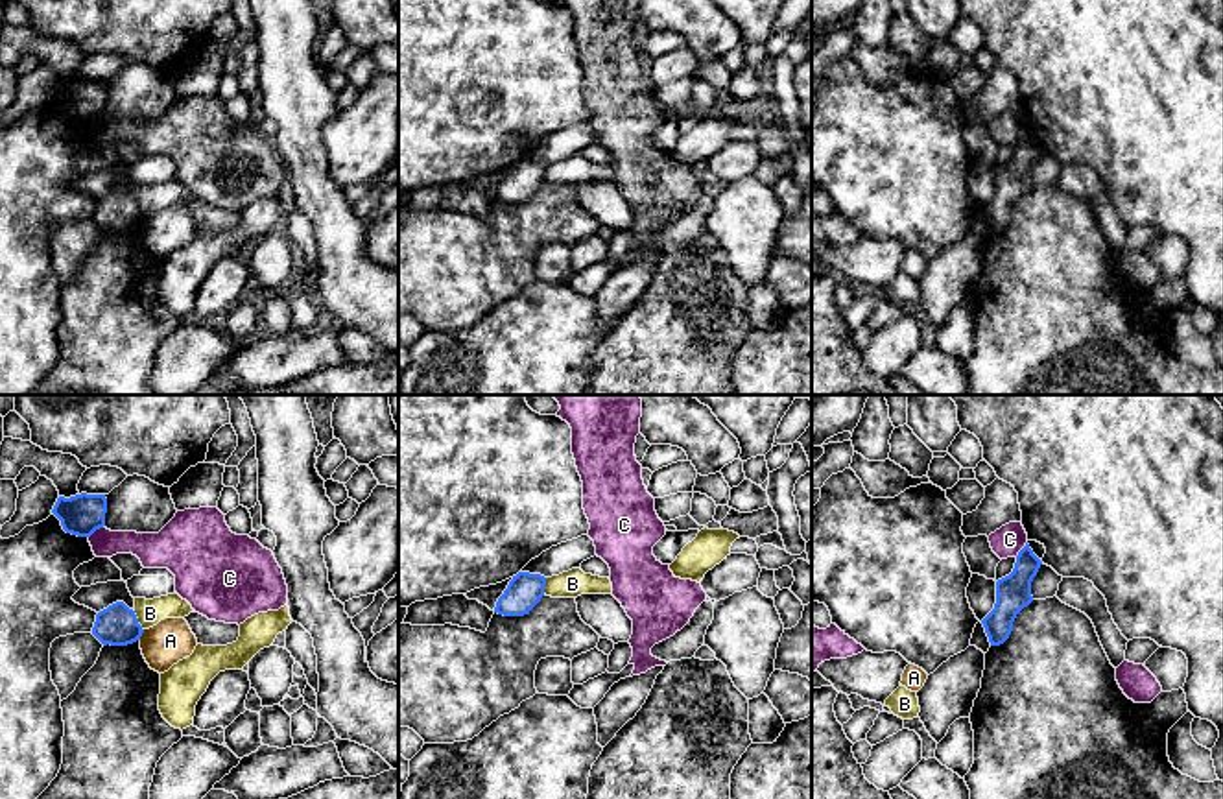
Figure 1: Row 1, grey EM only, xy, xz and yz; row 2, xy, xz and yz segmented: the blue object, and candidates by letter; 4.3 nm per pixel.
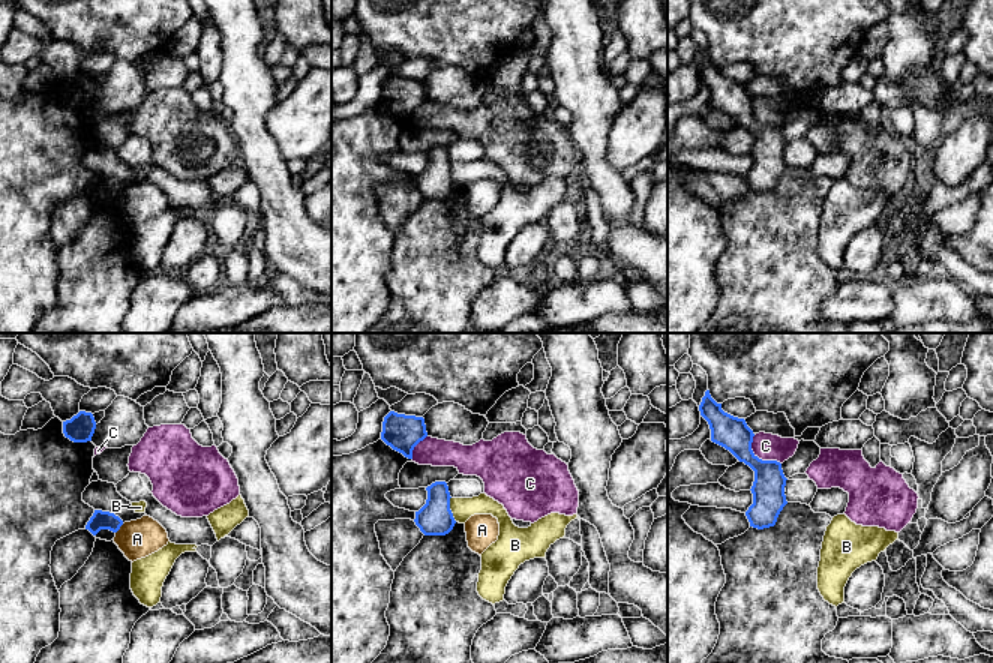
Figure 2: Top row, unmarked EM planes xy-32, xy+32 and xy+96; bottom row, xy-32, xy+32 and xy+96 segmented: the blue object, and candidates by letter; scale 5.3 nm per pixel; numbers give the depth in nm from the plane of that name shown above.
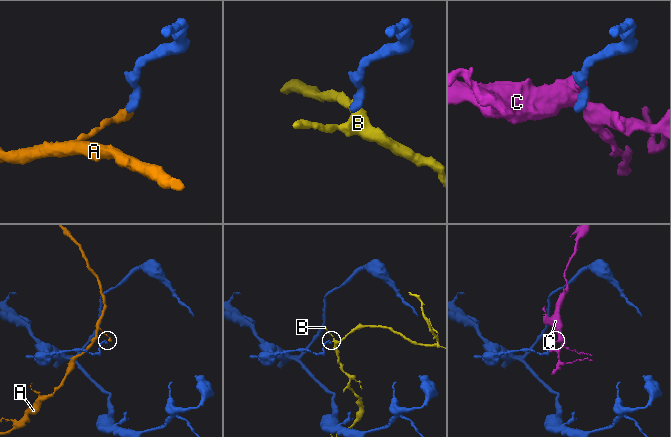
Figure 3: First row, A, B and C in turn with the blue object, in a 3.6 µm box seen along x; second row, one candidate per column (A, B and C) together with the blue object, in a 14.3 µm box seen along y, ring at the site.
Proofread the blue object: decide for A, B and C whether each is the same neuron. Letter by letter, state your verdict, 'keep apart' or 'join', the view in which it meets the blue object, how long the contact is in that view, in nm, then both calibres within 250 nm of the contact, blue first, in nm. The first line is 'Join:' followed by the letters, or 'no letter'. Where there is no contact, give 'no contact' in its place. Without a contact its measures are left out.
Join: no letter
A: keep apart; meets blue in xy; contact 50 nm long; 180 nm thick on the blue side, 190 nm on the other
B: keep apart; meets blue in xy; contact 110 nm long; 180 nm thick on the blue side, 110 nm on the other
C: keep apart; meets blue in yz; contact 90 nm long; 160 nm thick on the blue side, 140 nm on the other

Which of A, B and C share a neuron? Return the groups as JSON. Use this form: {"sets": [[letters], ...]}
{"sets": [["A"], ["B"], ["C"]]}

